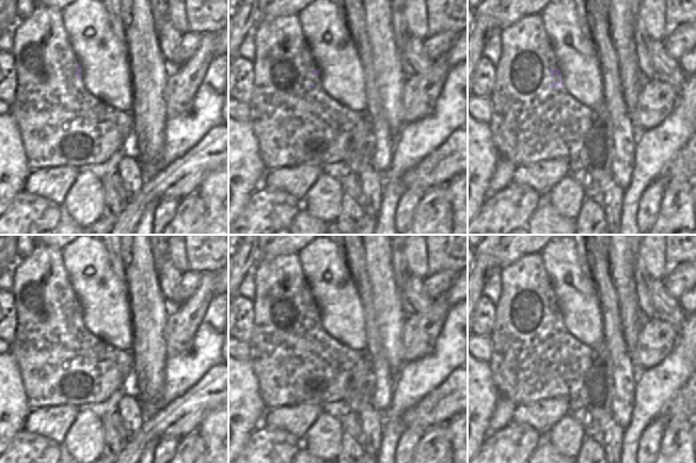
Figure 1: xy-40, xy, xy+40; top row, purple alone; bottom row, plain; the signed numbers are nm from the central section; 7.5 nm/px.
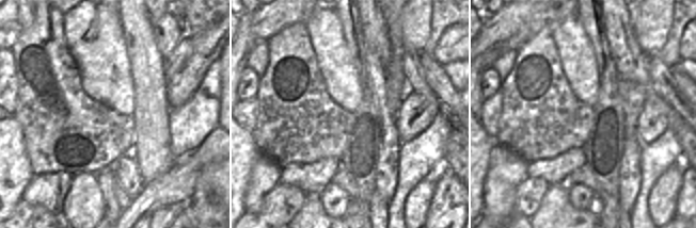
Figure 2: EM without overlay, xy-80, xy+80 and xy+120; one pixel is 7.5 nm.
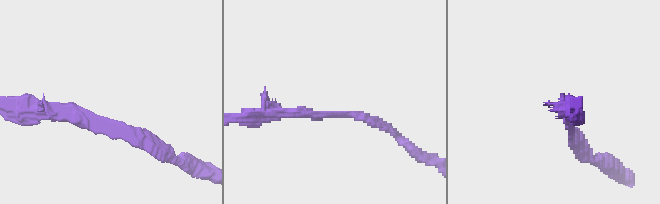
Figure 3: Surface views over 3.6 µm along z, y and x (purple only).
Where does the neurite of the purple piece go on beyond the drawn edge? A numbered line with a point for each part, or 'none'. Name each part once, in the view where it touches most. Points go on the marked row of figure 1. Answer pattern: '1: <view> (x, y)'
none

